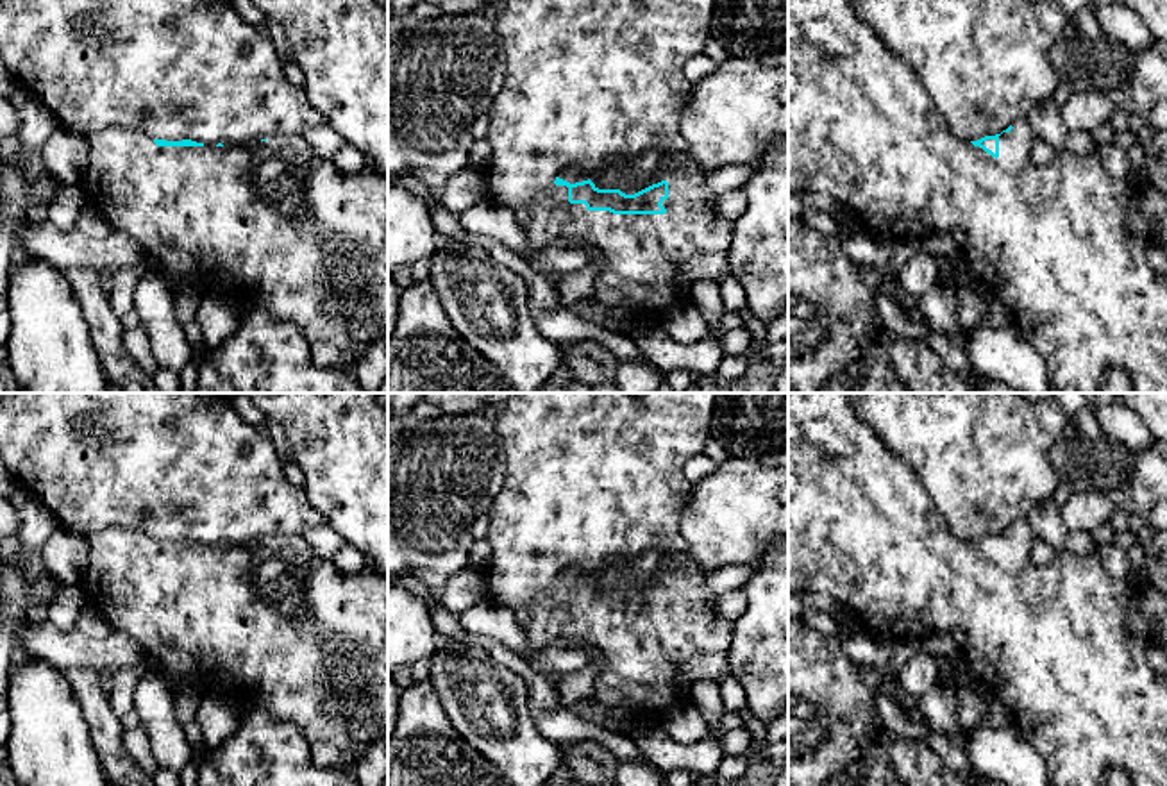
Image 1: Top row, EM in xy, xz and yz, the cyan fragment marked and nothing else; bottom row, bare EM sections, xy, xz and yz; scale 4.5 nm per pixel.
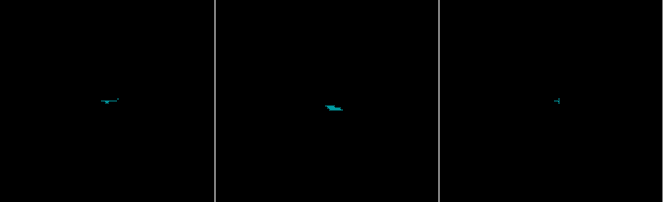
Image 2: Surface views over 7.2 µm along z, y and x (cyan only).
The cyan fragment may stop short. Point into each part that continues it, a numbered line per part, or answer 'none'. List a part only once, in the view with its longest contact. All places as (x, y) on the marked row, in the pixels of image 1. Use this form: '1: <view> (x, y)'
1: xz (588, 83)

